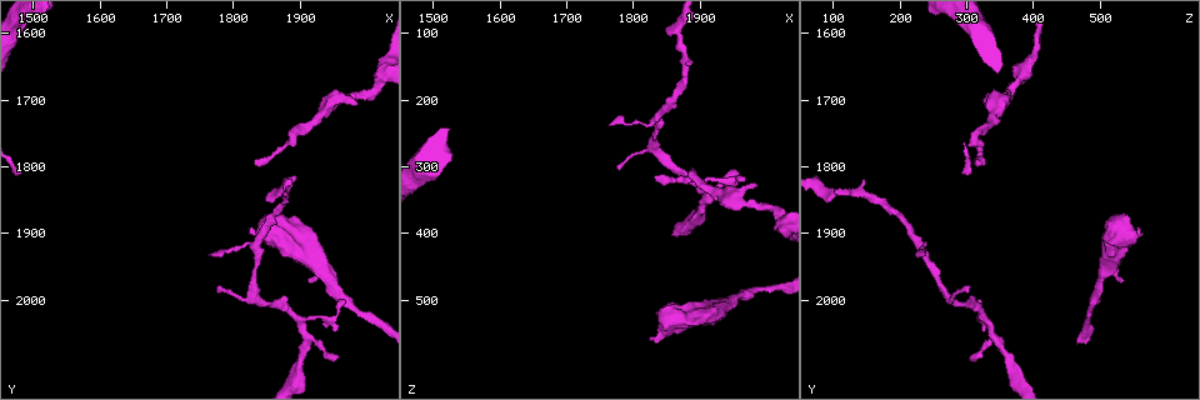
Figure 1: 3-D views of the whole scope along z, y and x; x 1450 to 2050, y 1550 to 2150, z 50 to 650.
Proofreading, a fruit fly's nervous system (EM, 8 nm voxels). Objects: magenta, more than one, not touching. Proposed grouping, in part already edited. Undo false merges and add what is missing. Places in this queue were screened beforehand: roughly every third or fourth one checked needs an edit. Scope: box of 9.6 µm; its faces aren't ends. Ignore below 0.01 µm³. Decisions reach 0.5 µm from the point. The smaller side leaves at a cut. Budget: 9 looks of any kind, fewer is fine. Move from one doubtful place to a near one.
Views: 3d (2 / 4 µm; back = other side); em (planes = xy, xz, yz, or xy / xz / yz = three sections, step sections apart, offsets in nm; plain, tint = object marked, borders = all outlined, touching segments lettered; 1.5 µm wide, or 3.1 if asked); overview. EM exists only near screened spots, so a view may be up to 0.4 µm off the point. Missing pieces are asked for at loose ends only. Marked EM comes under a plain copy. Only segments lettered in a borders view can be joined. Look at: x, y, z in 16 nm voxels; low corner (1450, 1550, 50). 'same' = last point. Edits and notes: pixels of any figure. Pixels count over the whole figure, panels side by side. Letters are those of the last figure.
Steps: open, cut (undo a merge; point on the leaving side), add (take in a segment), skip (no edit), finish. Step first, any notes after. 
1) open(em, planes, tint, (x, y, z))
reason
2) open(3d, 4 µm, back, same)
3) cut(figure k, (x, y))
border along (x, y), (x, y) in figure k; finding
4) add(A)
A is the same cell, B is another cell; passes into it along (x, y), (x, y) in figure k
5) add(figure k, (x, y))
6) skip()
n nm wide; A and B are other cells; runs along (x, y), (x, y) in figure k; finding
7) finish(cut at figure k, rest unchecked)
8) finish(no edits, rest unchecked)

open(3d, 4 µm, (1870, 1840, 100))

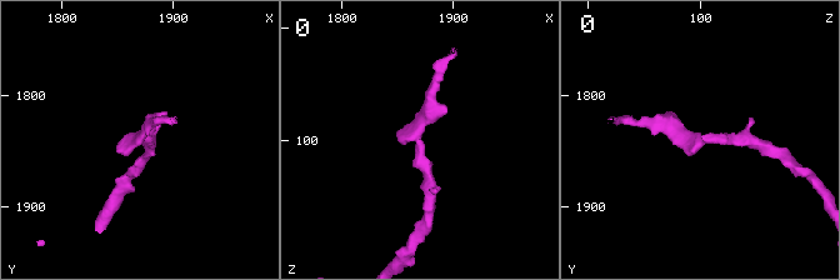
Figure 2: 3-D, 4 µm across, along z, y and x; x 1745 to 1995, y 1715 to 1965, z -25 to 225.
open(em, planes, borders, (1868, 1838, 98))
arms of 170, 190 nm

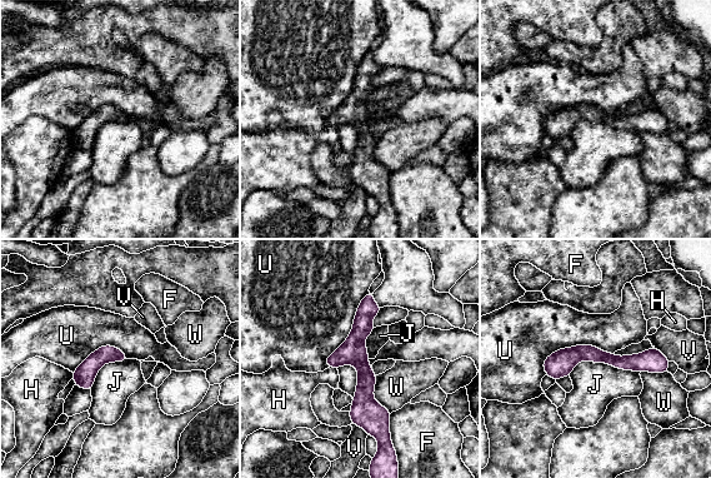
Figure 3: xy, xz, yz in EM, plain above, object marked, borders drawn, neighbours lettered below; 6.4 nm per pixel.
skip()
U touches over 460 nm; F, H, J, U, V and W are other cells; border along (640, 372), (580, 361), (569, 376) in figure 3; all the same cell

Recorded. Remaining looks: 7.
open(em, planes, tint, (1955, 1700, 350))
branch point

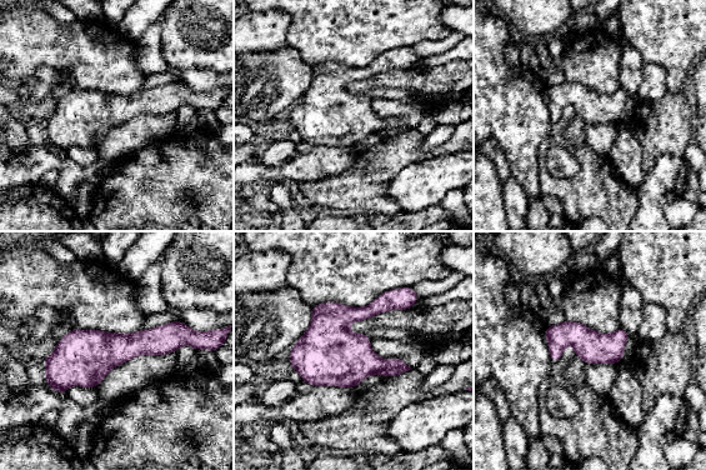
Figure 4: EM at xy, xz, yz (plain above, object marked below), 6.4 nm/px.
open(em, planes, borders, same)

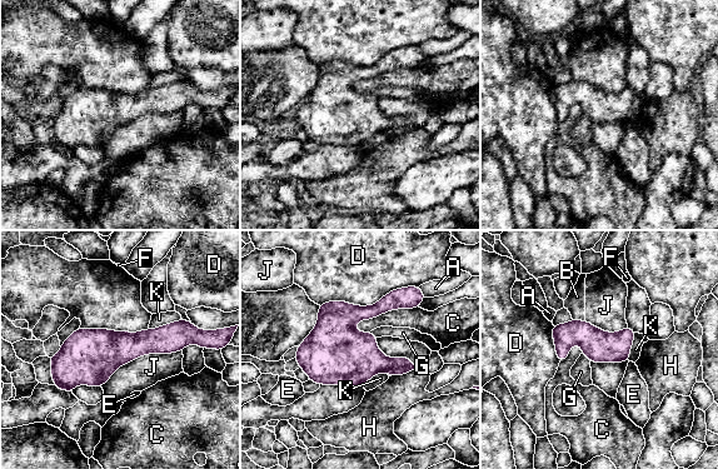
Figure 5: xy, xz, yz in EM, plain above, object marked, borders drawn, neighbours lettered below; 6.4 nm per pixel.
skip()
A, B, C, D, E, F, G, H, J and K are other cells; border along (583, 353), (589, 362) in figure 5; continuous, no second cell

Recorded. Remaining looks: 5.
open(em, xy, step 4, borders, (1835, 1790, 315))
thin end

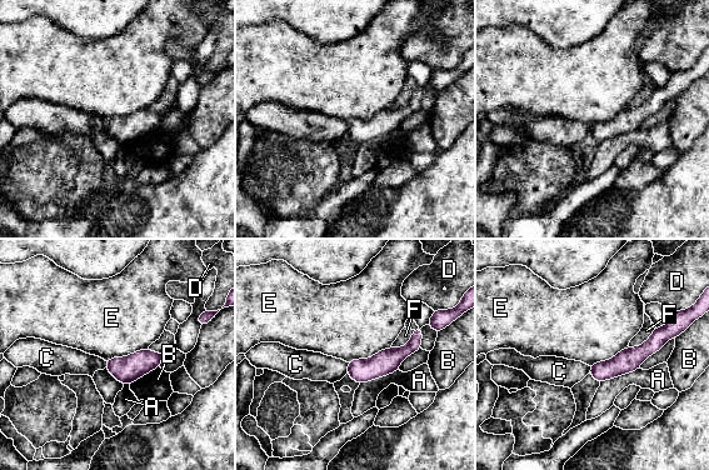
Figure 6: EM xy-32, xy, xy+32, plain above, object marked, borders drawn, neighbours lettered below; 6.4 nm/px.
skip()
A, B, C, D, E and F are other cells; runs along (665, 335), (624, 363), (593, 371) in figure 6; no lettered segment goes on from it

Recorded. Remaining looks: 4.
open(em, planes, borders, (1960, 2090, 310))
tapers out

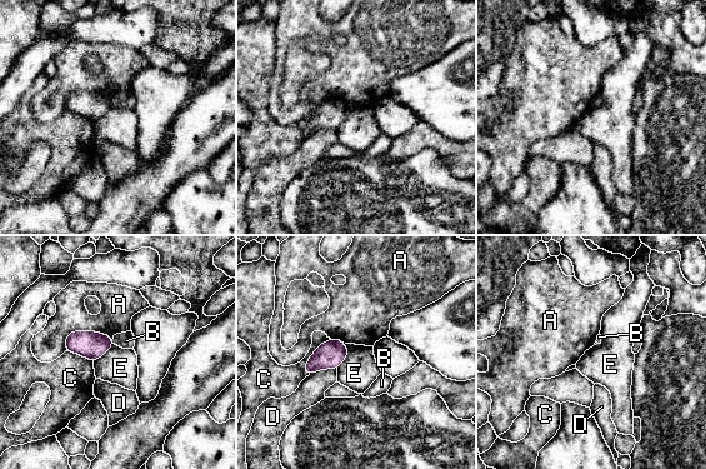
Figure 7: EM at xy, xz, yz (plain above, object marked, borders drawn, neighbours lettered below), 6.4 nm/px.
skip()
A touches over 320 nm; A, B, C, D and E are other cells; none of them fits

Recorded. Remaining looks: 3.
finish(no edits, rest unchecked)

